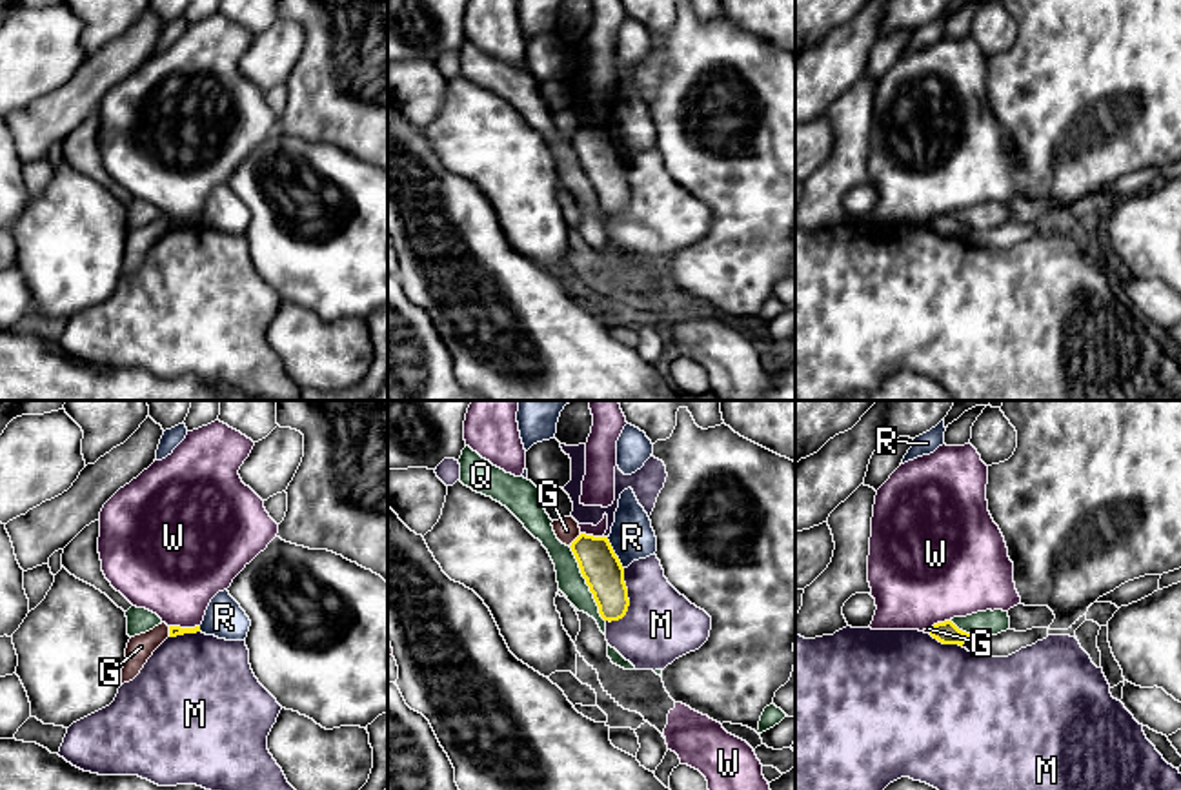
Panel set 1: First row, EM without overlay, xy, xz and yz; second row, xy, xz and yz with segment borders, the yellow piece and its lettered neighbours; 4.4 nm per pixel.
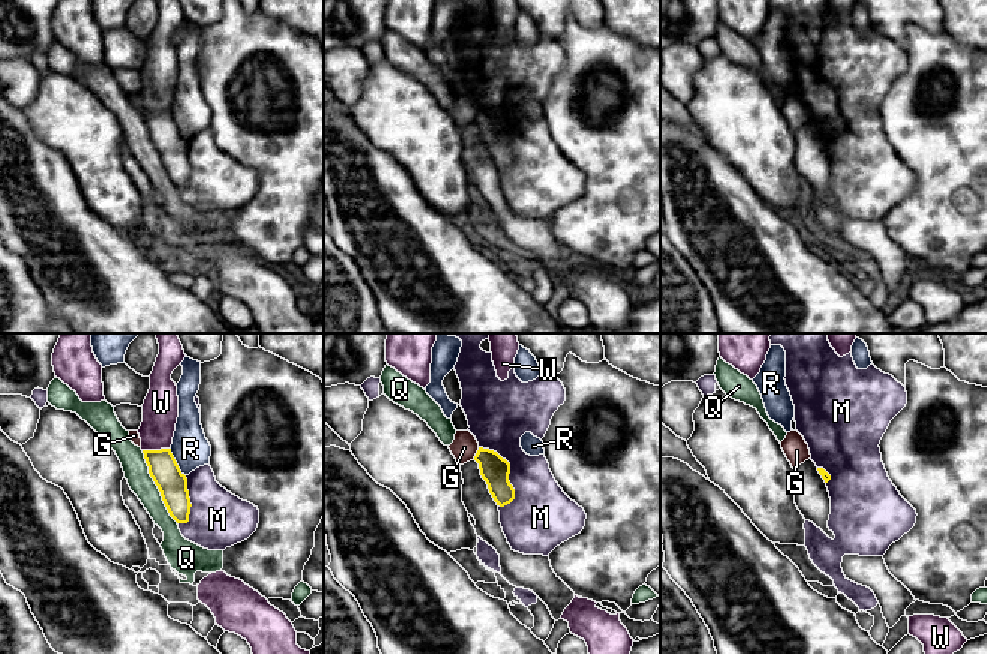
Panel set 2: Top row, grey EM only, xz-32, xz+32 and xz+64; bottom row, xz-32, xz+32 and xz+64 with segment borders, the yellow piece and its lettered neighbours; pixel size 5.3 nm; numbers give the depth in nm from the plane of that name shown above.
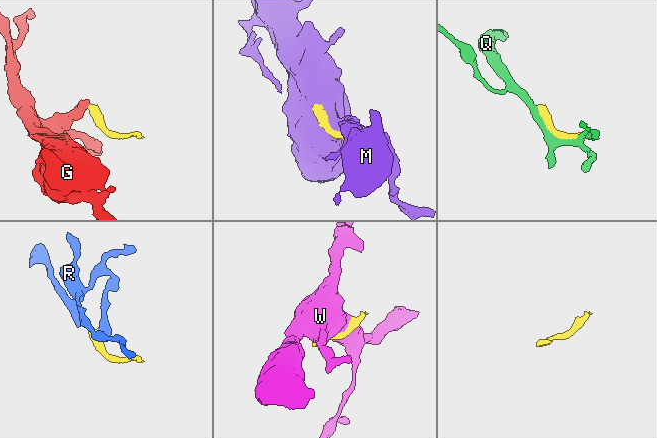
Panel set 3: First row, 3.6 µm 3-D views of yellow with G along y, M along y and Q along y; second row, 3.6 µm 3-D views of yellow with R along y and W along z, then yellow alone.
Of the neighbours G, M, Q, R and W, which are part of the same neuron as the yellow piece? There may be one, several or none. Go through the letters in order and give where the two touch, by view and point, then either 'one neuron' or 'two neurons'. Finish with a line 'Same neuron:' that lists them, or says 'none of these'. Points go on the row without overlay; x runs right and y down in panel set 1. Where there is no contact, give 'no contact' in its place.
G: xz (574, 133) | two neurons
M: xz (628, 192) | two neurons
Q: xz (586, 175) | two neurons
R: xz (614, 146) | two neurons
W: xy (184, 221) | two neurons
Same neuron: none of these

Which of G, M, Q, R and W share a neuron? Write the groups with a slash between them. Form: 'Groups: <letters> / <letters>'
Groups: G / M / Q / R / W

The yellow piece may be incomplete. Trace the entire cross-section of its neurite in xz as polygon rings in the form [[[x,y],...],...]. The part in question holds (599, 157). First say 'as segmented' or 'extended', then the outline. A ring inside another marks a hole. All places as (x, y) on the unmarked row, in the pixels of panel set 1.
as segmented | [[[580,126],[570,140],[593,186],[601,209],[610,215],[622,211],[630,198],[628,180],[624,160],[608,129]]]

